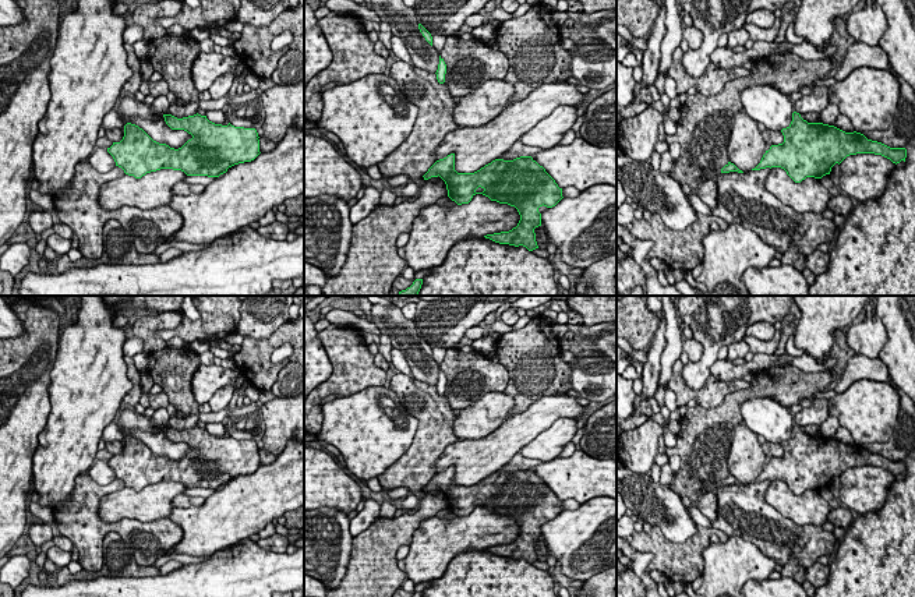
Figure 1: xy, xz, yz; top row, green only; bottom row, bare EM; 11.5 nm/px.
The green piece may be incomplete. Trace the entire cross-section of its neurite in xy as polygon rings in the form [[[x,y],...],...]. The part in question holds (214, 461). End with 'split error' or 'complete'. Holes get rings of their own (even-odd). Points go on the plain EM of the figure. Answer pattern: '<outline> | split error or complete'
[[[198,425],[183,431],[172,427],[163,430],[172,442],[184,442],[192,451],[174,462],[127,435],[123,452],[107,460],[126,487],[141,491],[151,484],[173,481],[187,488],[219,490],[229,480],[251,474],[261,466],[255,441],[215,437]]] | complete

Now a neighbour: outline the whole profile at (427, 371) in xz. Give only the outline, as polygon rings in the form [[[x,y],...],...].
[[[371,304],[372,324],[381,335],[391,338],[392,347],[403,352],[411,375],[421,382],[435,386],[439,364],[431,358],[418,342],[414,319],[407,319],[396,305]]]

